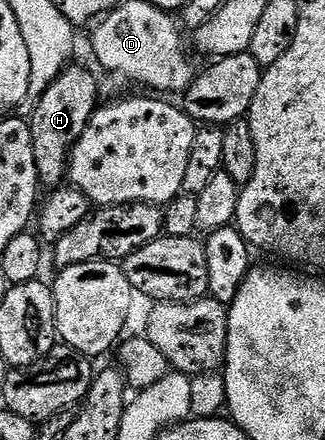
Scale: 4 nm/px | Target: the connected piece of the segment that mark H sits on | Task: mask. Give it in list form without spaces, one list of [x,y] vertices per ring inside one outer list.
[[[70,65],[63,73],[59,73],[59,77],[55,77],[55,81],[51,81],[51,85],[47,85],[47,93],[39,97],[39,105],[35,105],[32,117],[27,120],[31,129],[31,145],[35,149],[35,169],[42,188],[56,189],[62,186],[69,169],[69,155],[73,152],[73,146],[79,137],[83,137],[83,129],[87,129],[98,106],[97,79],[85,67]]]

